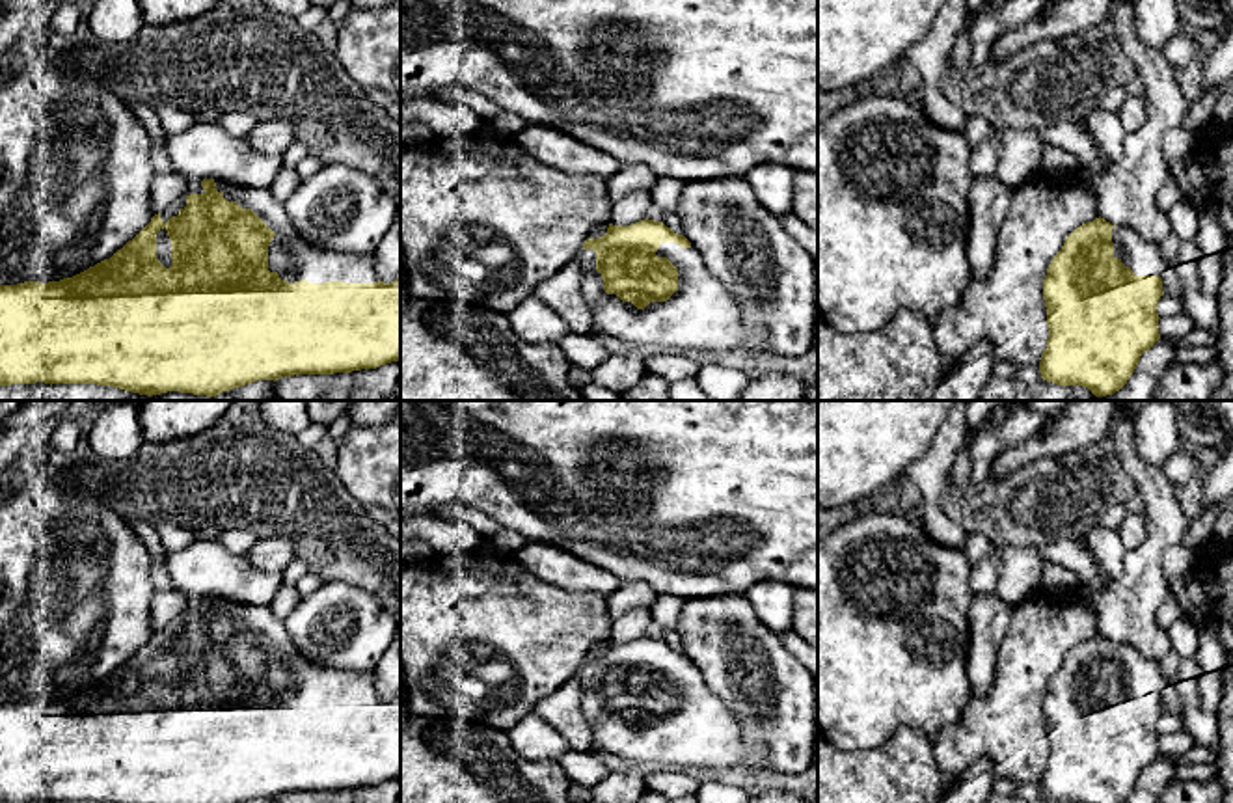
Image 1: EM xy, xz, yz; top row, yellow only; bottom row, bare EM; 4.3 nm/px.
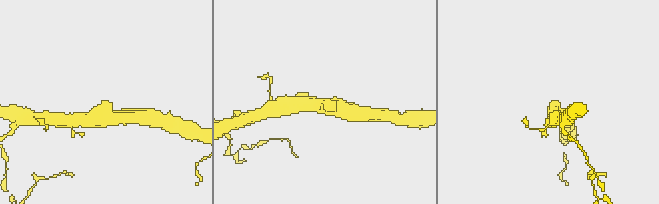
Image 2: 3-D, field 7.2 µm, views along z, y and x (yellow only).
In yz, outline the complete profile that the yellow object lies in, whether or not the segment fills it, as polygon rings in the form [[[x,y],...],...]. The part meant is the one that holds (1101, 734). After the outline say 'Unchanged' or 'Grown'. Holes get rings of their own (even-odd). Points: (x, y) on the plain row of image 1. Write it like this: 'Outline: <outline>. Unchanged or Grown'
Outline: [[[1101,633],[1077,645],[1043,697],[1049,756],[1039,779],[1041,796],[1058,803],[1125,803],[1140,773],[1160,756],[1157,723],[1164,712],[1164,686],[1160,661],[1144,658],[1131,645],[1112,643]]]. Grown

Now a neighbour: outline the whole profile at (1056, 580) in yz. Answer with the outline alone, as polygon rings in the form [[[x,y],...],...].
[[[1045,563],[1043,565],[1043,574],[1041,574],[1041,587],[1043,591],[1064,596],[1075,591],[1078,583],[1078,576],[1058,565],[1058,563]]]

